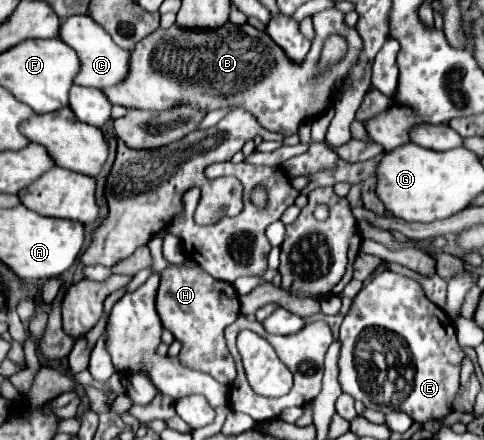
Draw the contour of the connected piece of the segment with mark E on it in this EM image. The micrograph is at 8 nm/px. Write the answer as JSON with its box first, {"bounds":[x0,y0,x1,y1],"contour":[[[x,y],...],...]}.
{"bounds":[339,270,463,424],"contour":[[[391,270],[373,274],[353,298],[339,340],[341,388],[367,408],[405,412],[419,424],[451,412],[463,350],[457,344],[451,318],[425,298],[415,280]]]}

